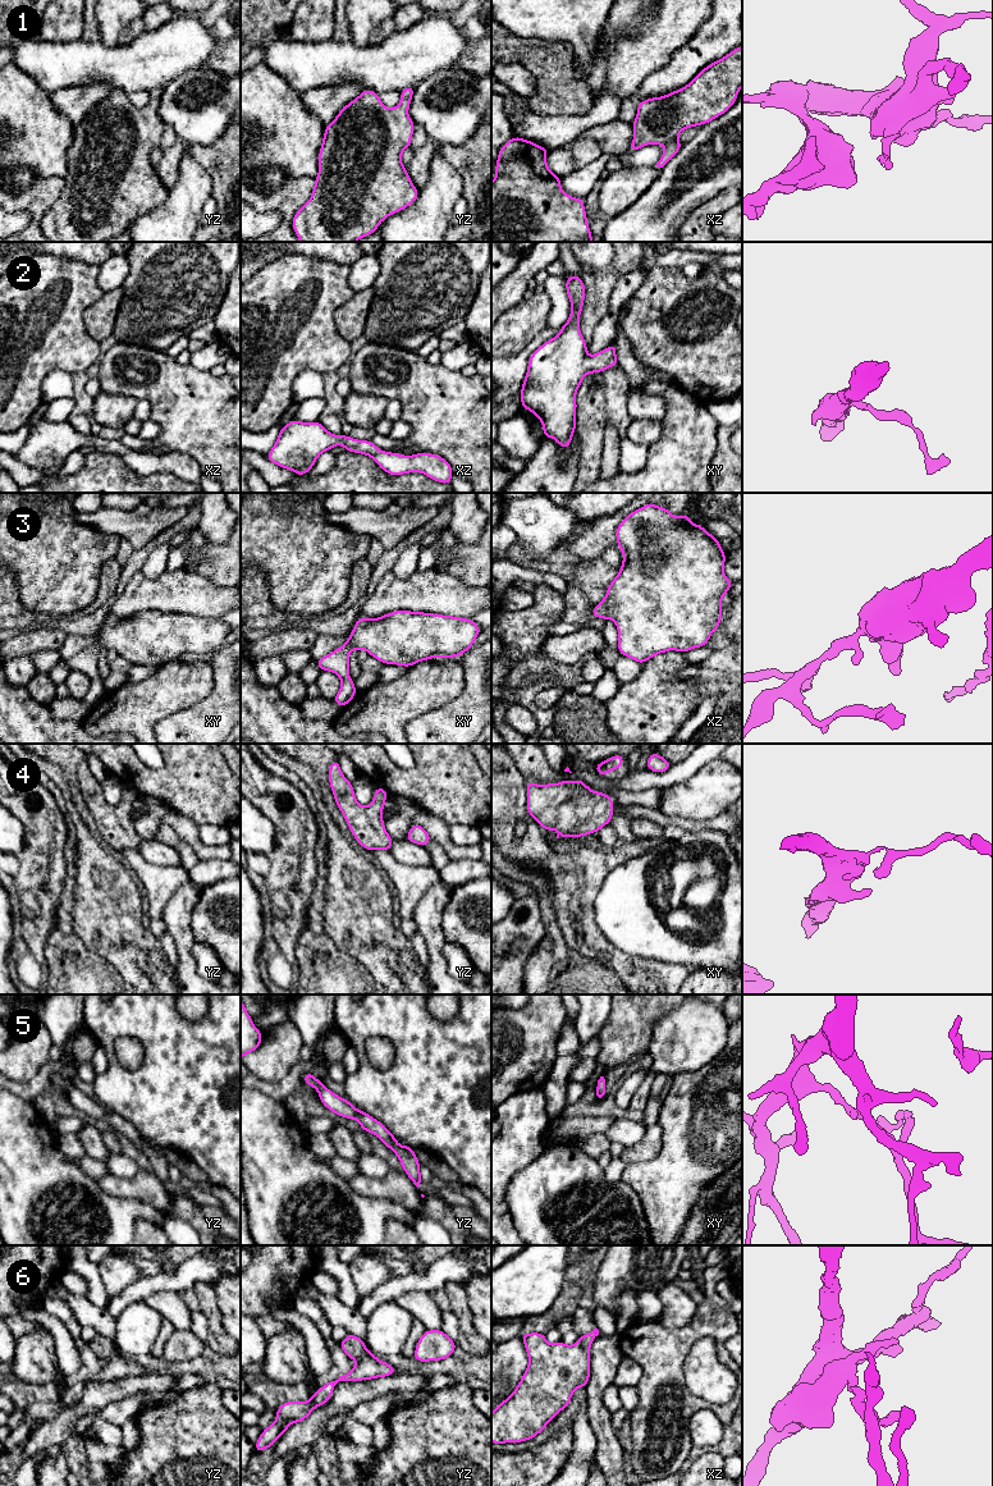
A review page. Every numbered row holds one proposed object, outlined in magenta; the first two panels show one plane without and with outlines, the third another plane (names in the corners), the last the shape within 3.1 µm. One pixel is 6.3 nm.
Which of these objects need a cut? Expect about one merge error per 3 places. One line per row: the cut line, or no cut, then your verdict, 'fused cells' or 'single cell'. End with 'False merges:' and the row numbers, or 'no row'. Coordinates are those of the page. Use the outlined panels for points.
1: no cut | single cell
2: no cut | single cell
3: no cut | single cell
4: no cut | single cell
5: no cut | single cell
6: no cut | single cell
False merges: no row

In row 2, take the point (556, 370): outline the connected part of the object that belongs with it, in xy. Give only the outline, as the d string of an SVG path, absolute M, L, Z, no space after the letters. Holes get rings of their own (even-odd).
M581 276L566 278L566 291L571 301L568 321L560 326L558 335L530 356L520 397L522 410L531 411L540 420L544 438L553 438L568 449L577 425L576 394L584 378L619 364L614 344L587 355L578 324L586 296Z

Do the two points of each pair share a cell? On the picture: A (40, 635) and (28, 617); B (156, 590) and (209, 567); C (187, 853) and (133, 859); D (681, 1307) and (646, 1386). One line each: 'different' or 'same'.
A: different
B: different
C: different
D: different

